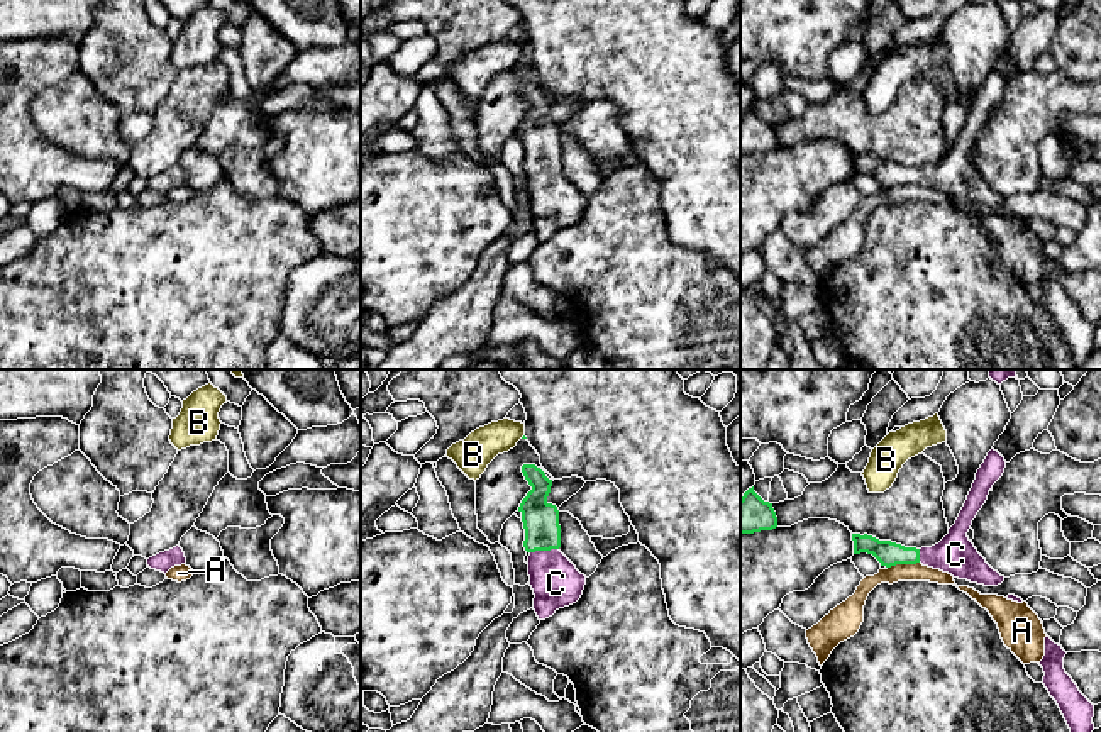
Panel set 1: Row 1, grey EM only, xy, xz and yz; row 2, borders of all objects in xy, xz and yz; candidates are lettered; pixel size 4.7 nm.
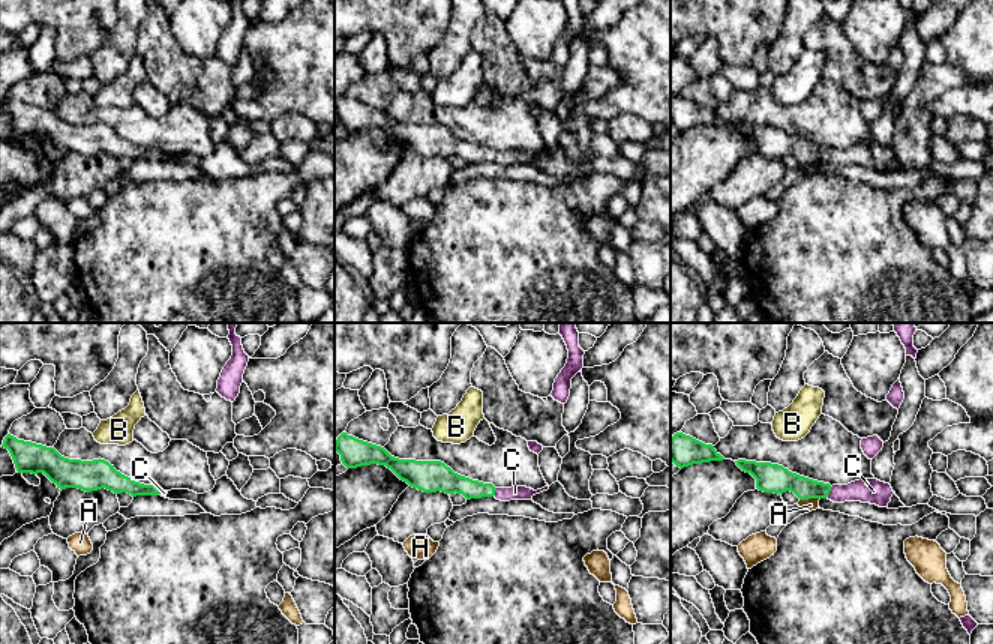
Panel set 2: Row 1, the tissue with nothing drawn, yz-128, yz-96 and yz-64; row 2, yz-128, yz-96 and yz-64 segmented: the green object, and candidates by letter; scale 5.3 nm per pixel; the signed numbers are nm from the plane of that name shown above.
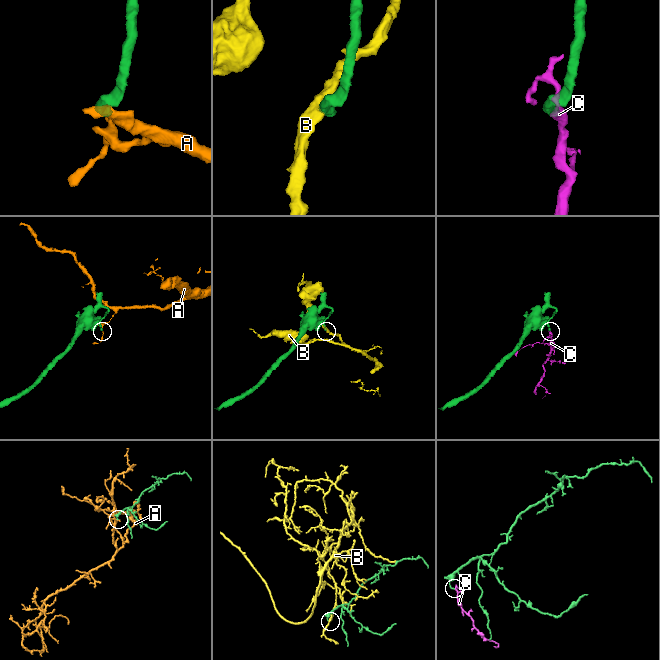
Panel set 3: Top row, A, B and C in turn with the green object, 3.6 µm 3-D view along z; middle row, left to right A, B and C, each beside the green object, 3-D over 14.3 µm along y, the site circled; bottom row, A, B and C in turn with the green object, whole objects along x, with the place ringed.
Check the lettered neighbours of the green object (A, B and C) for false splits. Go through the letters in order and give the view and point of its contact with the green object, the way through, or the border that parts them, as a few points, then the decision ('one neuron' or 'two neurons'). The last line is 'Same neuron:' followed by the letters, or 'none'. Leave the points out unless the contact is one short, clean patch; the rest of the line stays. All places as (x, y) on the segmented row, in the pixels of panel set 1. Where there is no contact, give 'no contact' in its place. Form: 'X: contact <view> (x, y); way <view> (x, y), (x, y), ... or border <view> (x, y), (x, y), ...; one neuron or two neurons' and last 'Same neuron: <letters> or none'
A: contact yz (903, 563); border yz (918, 561), (888, 568); two neurons
B: no contact; two neurons
C: contact xz (544, 549); way xz (541, 521), (544, 549), (547, 568), (556, 583); one neuron
Same neuron: C

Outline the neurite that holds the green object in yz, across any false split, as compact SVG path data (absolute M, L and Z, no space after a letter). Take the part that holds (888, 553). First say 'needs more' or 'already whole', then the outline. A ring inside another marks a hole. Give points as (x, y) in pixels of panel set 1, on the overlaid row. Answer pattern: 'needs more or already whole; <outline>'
needs more; M991 449L976 473L976 480L967 500L949 534L932 547L905 547L891 541L879 541L872 535L852 534L854 554L872 554L881 566L916 564L940 569L959 580L984 586L998 586L1004 581L969 541L967 532L977 512L988 500L989 490L1003 476L1006 468L1004 458Z

